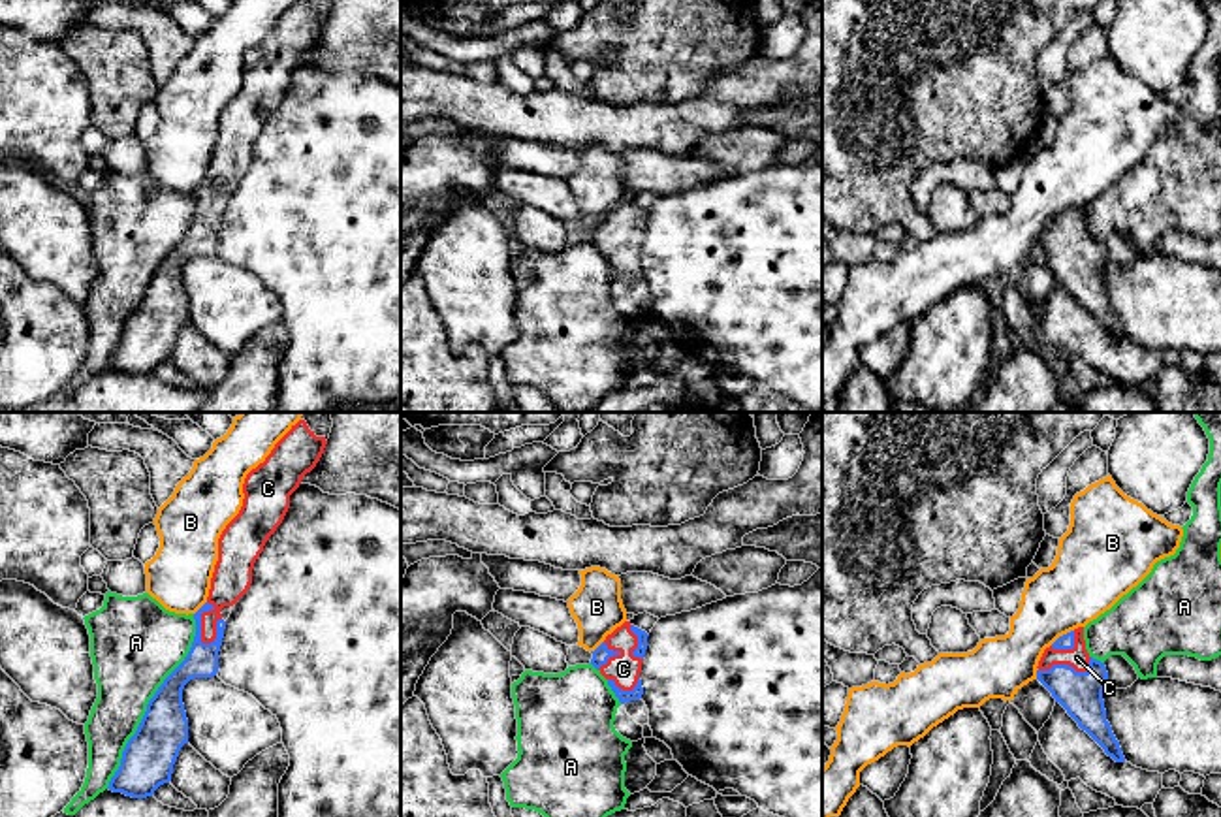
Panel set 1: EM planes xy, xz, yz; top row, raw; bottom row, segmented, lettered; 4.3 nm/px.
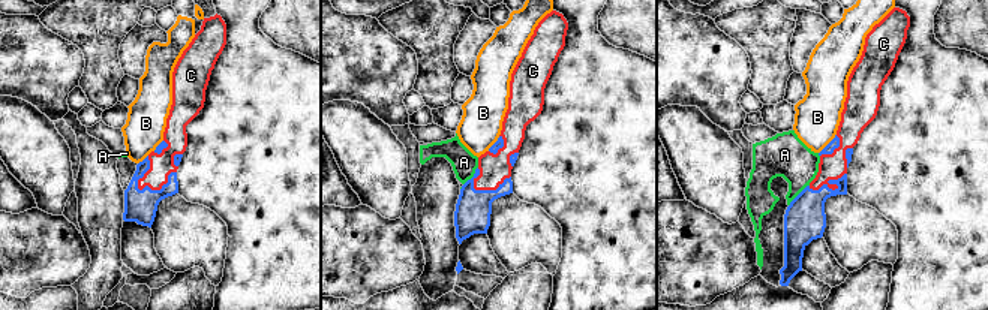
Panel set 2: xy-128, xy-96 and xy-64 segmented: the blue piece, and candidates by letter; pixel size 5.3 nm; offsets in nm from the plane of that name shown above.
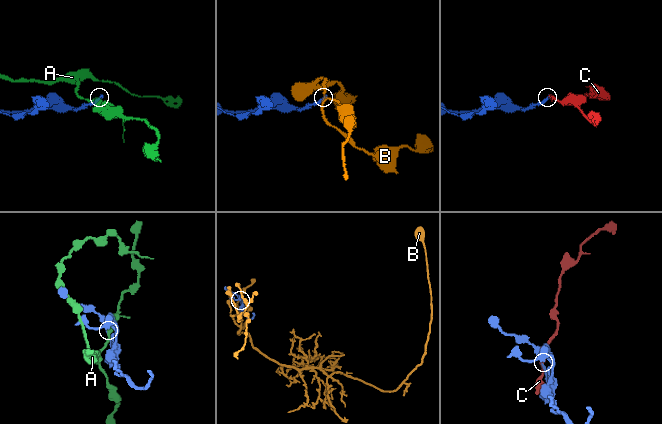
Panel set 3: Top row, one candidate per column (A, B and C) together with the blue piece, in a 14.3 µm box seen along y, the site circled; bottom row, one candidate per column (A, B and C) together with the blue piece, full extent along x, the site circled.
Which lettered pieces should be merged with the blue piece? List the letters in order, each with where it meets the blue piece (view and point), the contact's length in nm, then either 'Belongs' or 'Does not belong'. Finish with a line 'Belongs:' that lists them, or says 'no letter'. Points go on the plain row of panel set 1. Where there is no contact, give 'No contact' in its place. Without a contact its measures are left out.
A: Touches blue at xy (149, 279). Shared border 850 nm. Does not belong
B: Touches blue at yz (1063, 213). Shared border 120 nm. Does not belong
C: Touches blue at xy (200, 200). Shared border 190 nm. Belongs
Belongs: C

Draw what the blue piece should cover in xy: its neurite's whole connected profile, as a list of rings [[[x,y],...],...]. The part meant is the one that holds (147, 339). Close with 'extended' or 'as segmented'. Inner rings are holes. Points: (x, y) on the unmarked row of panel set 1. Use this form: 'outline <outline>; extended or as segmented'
outline [[[297,0],[265,40],[246,53],[243,85],[218,117],[218,139],[207,181],[194,192],[192,226],[149,279],[135,312],[122,329],[109,369],[147,376],[171,360],[179,329],[188,322],[182,267],[194,256],[216,254],[226,207],[220,188],[233,184],[248,169],[256,137],[282,102],[290,73],[316,45],[325,23],[325,15],[316,15],[307,0]]]; extended

